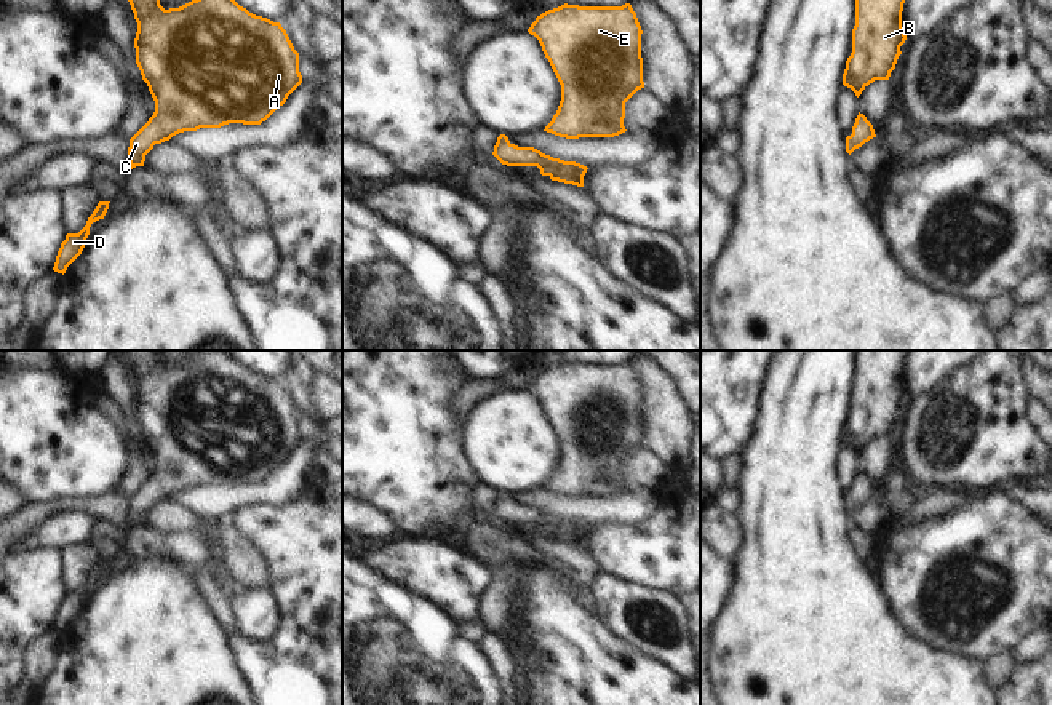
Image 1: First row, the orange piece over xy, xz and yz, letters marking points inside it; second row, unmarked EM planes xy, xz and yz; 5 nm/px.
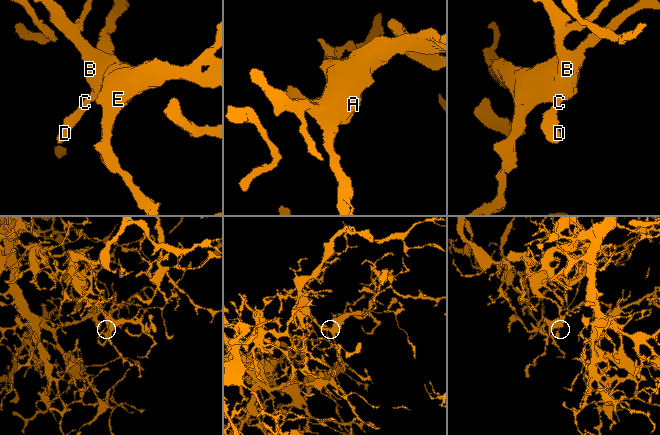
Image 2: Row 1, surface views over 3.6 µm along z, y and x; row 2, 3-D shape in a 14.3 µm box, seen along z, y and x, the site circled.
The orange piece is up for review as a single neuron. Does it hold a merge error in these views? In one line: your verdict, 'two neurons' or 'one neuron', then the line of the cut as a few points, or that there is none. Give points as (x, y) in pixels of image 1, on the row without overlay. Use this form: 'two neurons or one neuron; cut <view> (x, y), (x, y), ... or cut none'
one neuron; cut none

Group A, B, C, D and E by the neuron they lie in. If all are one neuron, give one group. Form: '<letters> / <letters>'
A B C D E

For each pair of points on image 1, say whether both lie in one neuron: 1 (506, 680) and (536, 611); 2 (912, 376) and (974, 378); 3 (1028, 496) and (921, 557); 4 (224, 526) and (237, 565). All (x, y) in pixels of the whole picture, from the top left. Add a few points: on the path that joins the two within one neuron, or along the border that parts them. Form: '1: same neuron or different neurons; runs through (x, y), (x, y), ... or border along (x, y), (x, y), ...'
1: different neurons; border along (515, 659), (518, 688)
2: different neurons; border along (964, 366), (960, 366), (915, 398)
3: different neurons; border along (1000, 489), (1022, 501), (1035, 513)
4: same neuron; runs through (229, 536), (237, 555)

